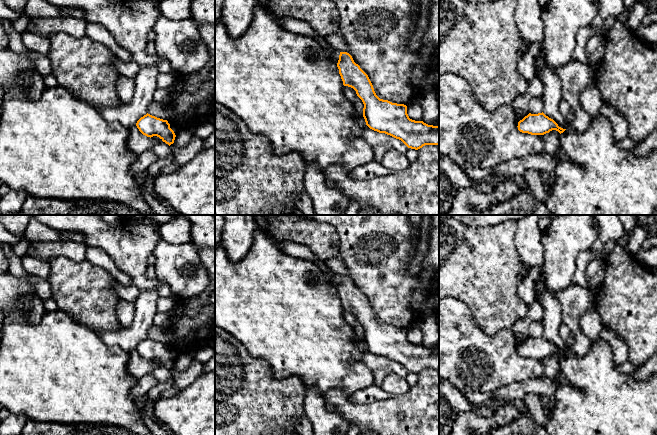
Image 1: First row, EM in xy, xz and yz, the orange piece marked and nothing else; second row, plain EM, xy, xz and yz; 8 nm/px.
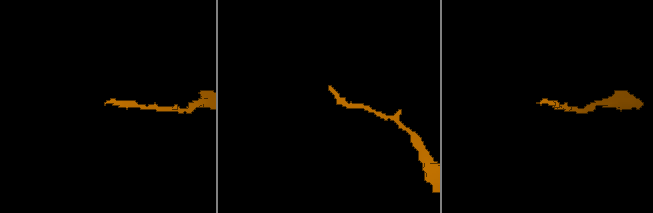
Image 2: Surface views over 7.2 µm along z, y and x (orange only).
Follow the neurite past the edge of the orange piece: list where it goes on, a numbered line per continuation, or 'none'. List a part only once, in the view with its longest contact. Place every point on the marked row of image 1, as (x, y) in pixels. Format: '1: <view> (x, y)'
1: xz (332, 54)

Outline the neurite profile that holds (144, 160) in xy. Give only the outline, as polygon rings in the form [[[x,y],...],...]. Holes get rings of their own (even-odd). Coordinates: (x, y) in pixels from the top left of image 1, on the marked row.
[[[145,151],[137,156],[131,165],[130,171],[134,176],[139,177],[141,174],[147,172],[148,168],[158,159],[158,156],[152,151]]]

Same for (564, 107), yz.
[[[564,99],[561,100],[561,102],[559,104],[559,111],[562,114],[562,116],[567,119],[567,117],[571,111],[571,107],[566,100],[564,100]]]

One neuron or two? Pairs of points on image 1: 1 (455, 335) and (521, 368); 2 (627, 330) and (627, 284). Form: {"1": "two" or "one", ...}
{"1": "one", "2": "one"}

